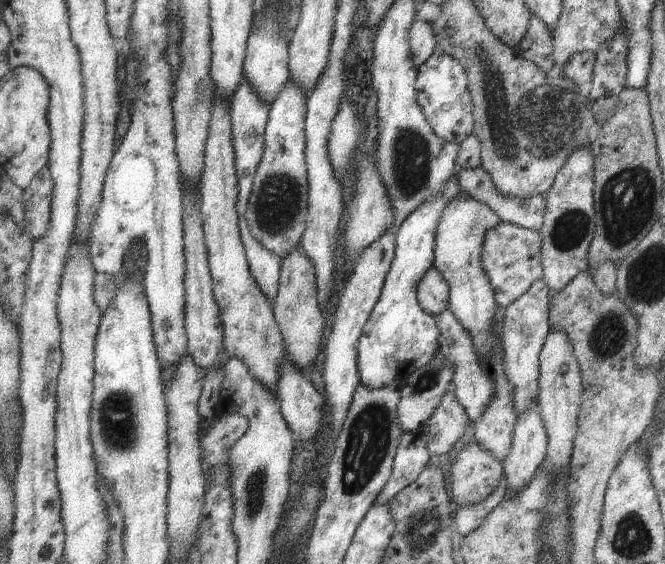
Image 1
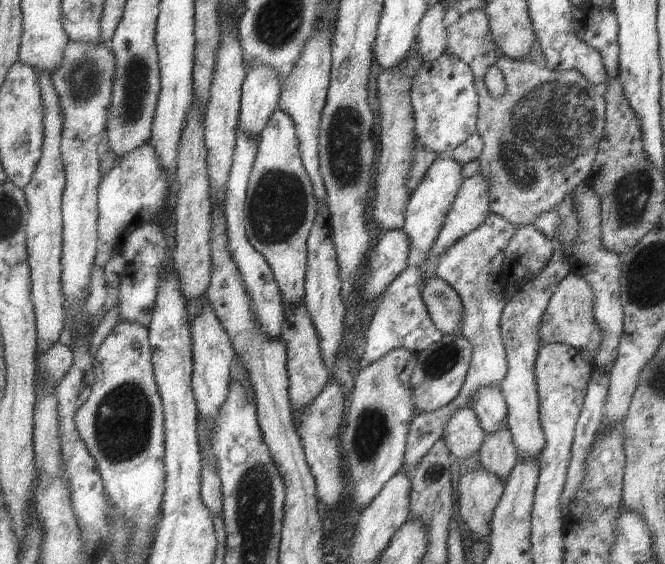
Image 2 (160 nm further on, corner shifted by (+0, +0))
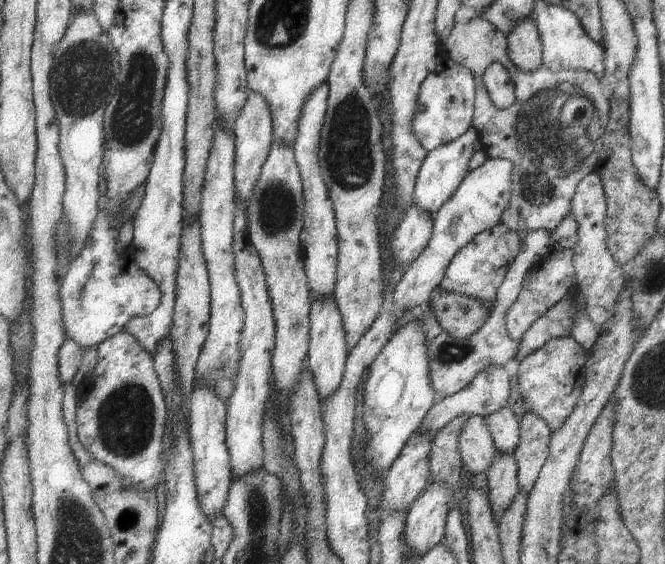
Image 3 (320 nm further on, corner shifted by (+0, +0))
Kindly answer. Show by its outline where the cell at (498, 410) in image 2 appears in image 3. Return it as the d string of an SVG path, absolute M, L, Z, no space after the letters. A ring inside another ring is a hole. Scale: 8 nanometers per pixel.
M501 406L499 412L493 412L485 420L488 421L498 452L514 454L521 442L521 423L509 406Z

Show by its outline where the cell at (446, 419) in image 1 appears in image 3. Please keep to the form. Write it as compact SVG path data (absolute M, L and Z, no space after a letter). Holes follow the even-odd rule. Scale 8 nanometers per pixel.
M479 415L469 416L460 436L461 460L472 474L486 474L495 462L498 448L488 421Z

